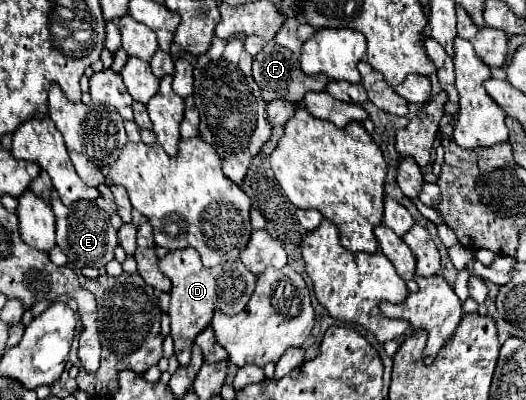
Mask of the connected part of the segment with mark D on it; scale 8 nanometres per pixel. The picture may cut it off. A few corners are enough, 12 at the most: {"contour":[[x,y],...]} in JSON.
{"contour":[[195,249],[159,261],[171,279],[181,367],[213,311],[237,315],[255,291],[241,261],[205,269]]}

